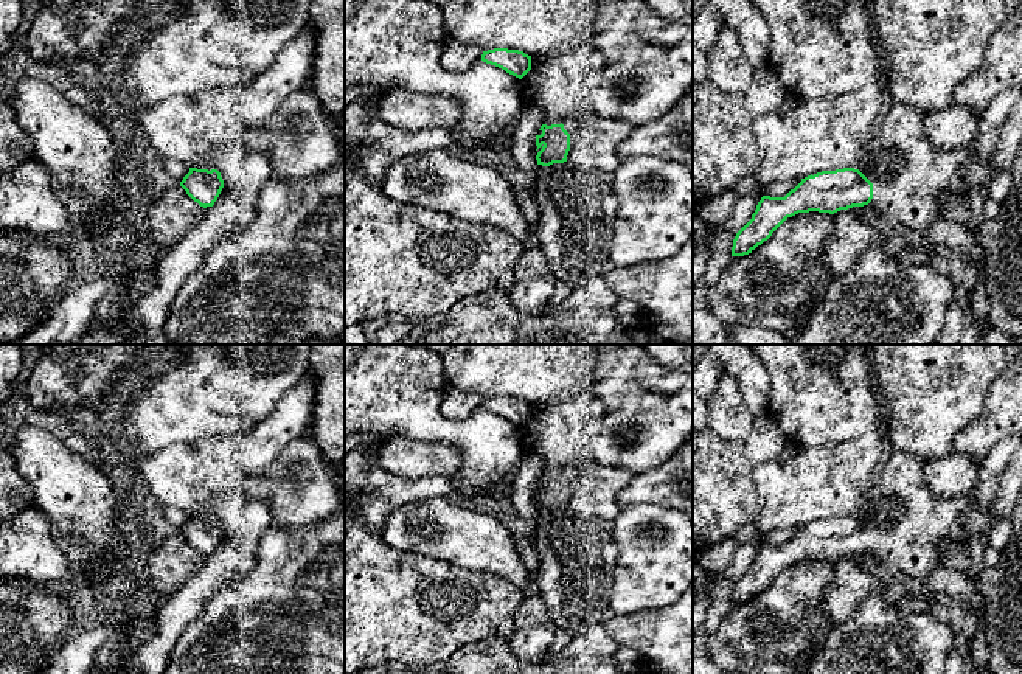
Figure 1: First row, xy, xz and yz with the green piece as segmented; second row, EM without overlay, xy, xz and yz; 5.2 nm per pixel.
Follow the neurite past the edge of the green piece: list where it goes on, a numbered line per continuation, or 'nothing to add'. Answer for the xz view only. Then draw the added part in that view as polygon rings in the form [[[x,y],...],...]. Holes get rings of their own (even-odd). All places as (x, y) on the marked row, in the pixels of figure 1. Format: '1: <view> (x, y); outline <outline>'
1: xz (577, 210); outline [[[568,162],[550,166],[537,165],[541,172],[531,188],[539,205],[534,227],[537,250],[547,258],[558,281],[573,287],[589,273],[610,272],[610,244],[618,205],[612,186],[592,172],[584,172]]]

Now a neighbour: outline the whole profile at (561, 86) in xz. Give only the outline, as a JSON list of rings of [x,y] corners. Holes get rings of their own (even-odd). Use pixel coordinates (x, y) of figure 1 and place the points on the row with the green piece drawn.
[[[595,37],[587,47],[554,59],[531,57],[531,70],[520,79],[522,113],[514,127],[509,158],[525,174],[537,168],[536,146],[541,126],[564,124],[570,134],[567,162],[579,171],[590,172],[590,137],[601,121],[592,109],[592,98],[603,79],[604,57]]]

